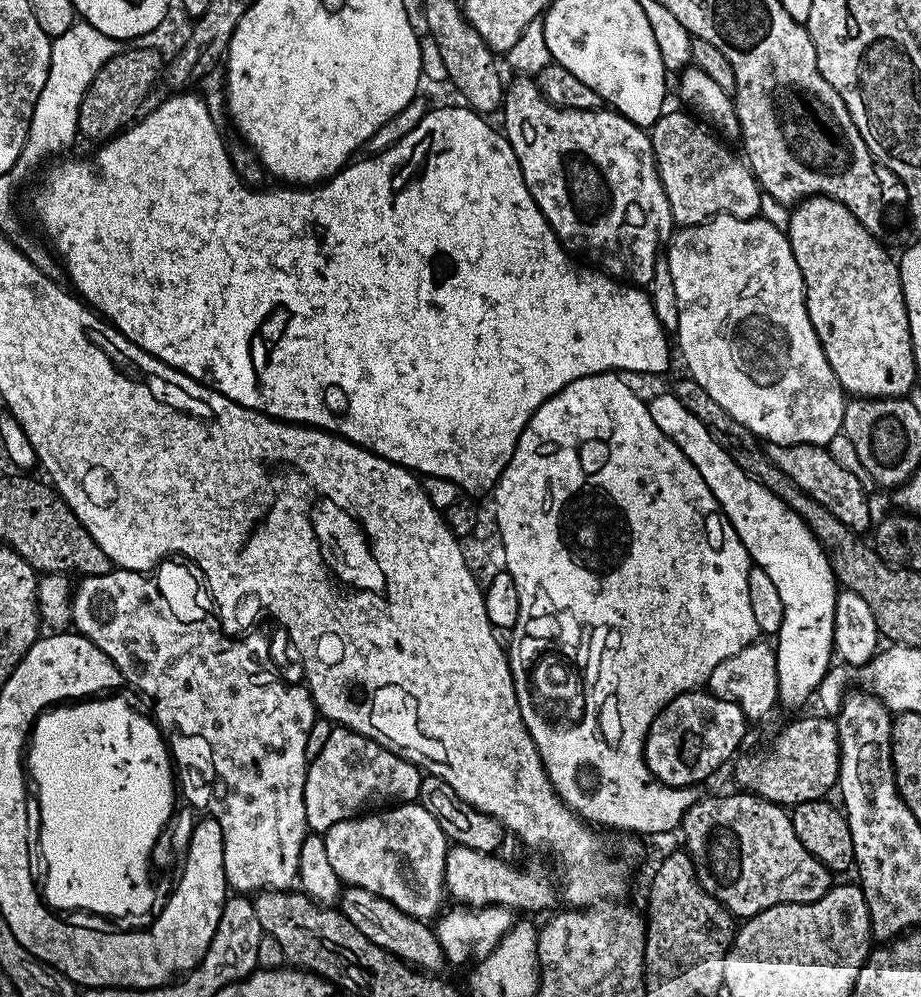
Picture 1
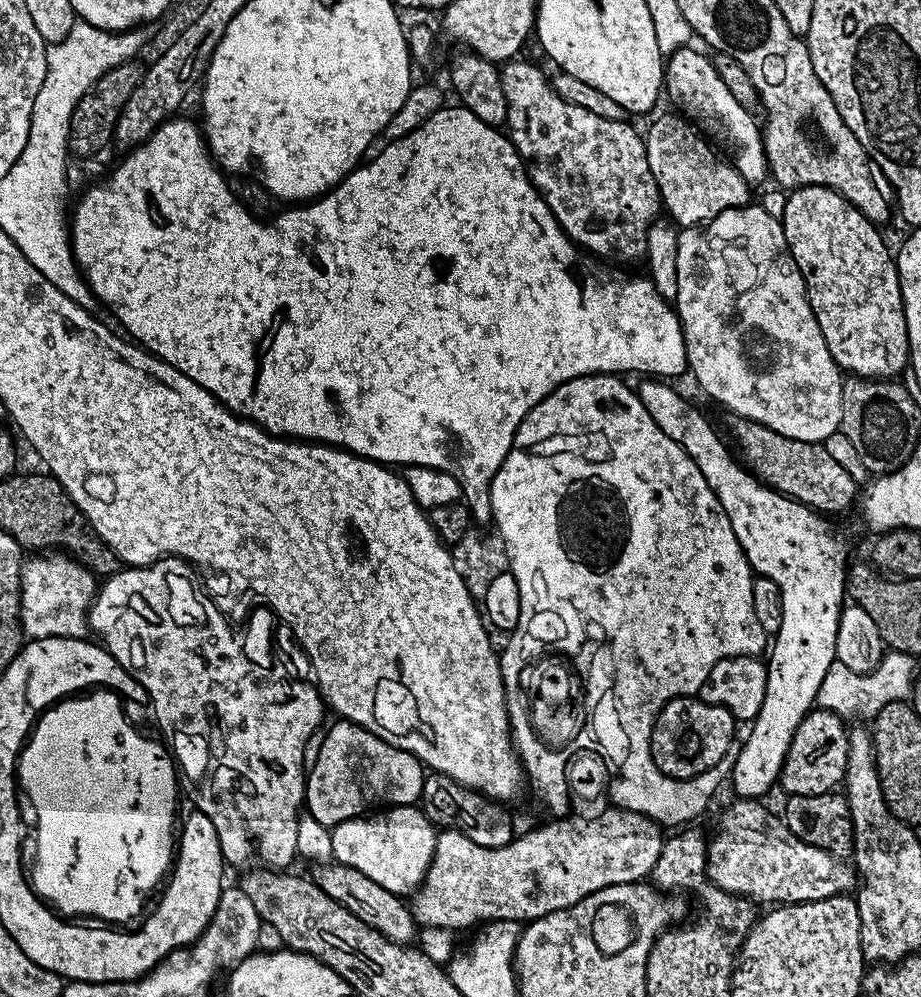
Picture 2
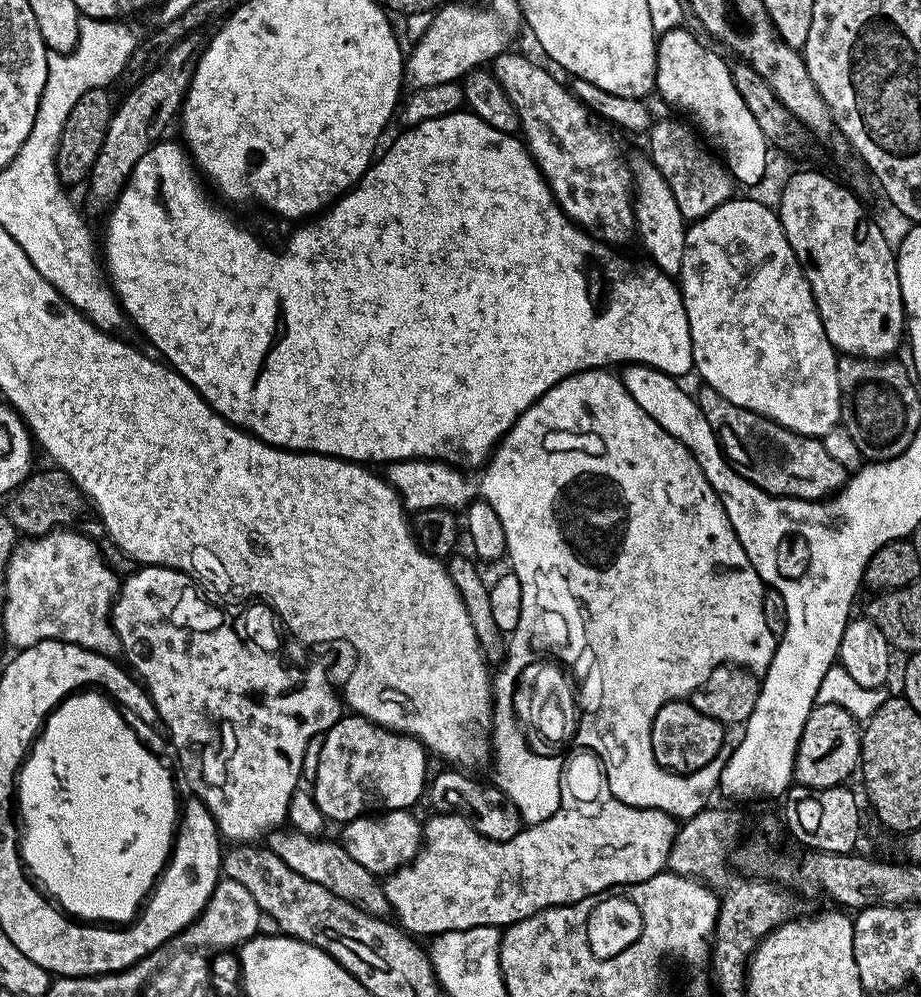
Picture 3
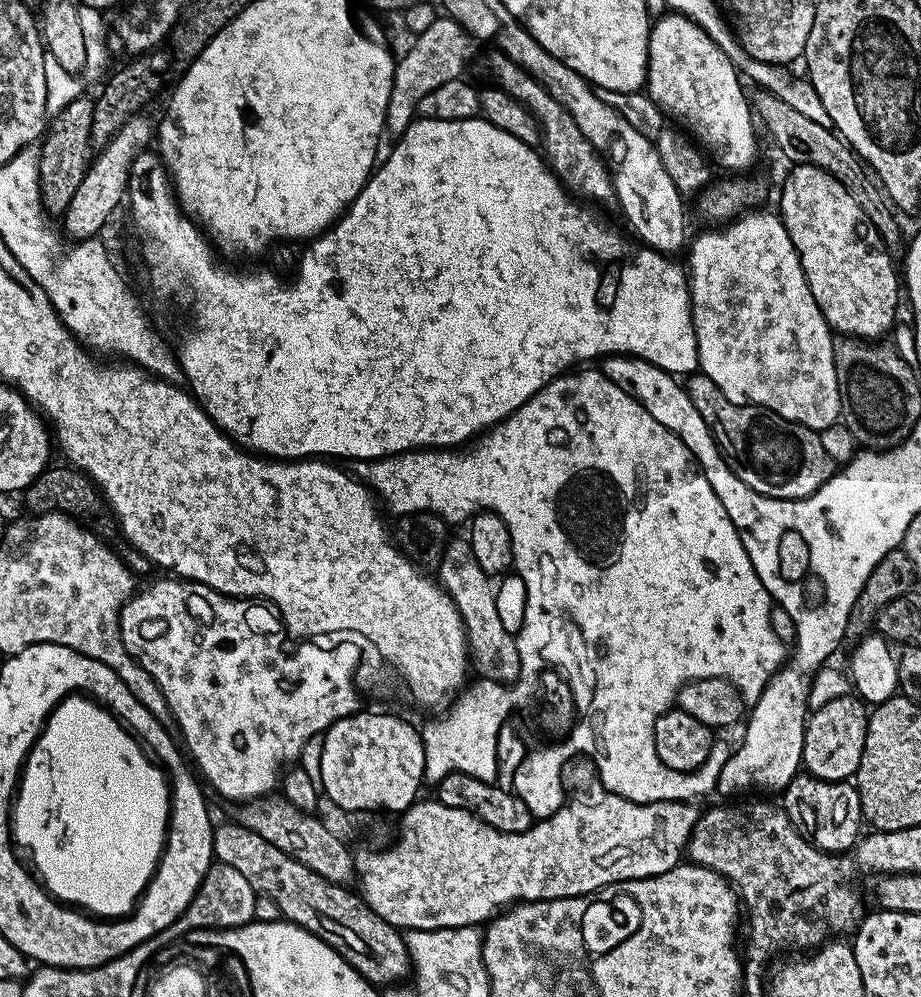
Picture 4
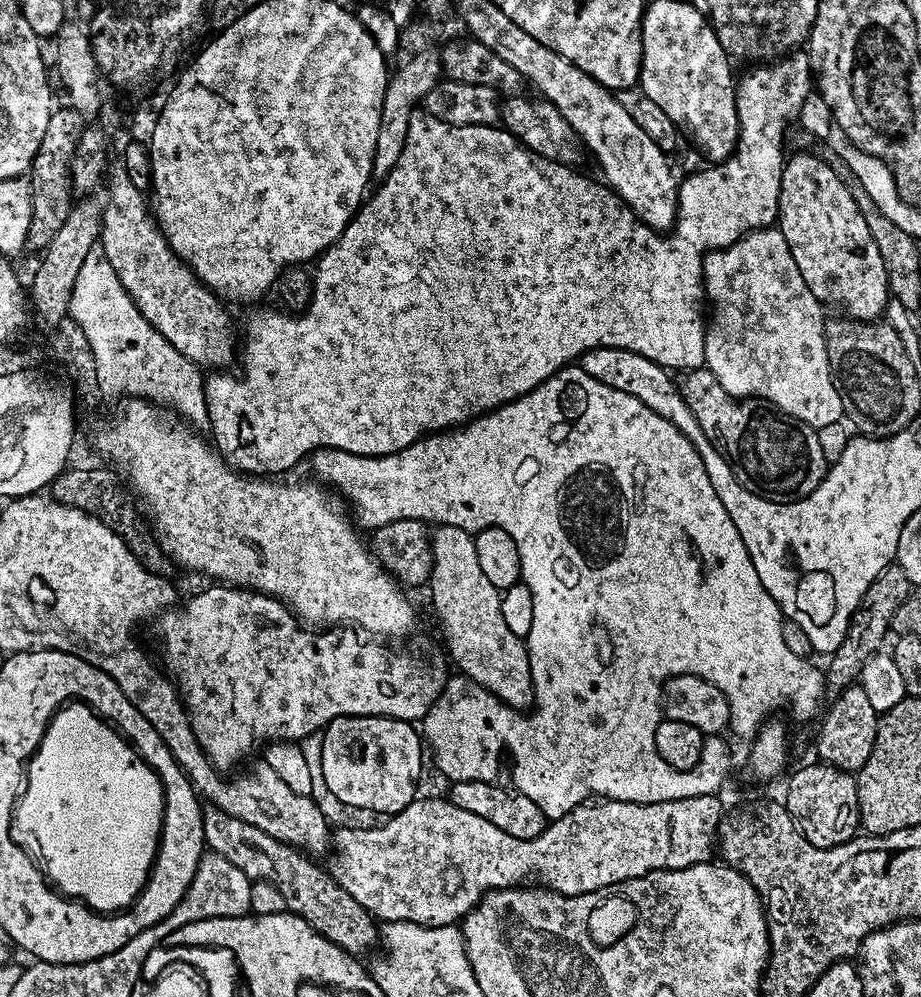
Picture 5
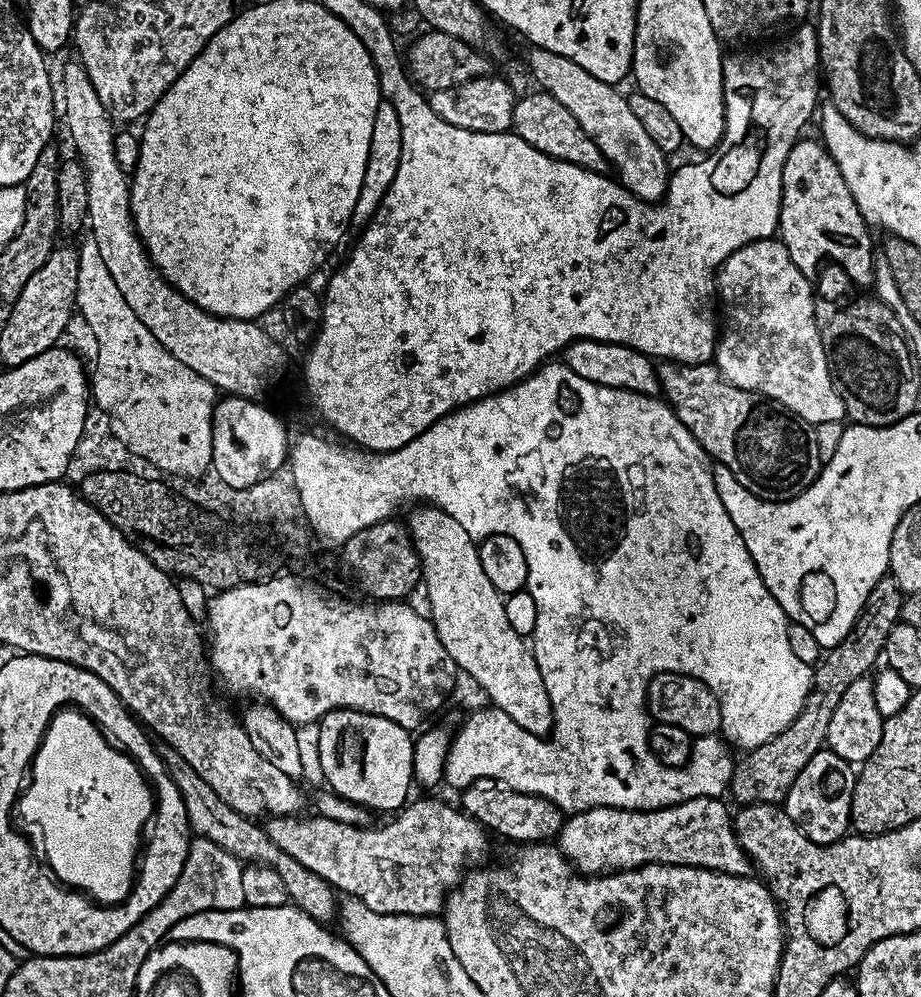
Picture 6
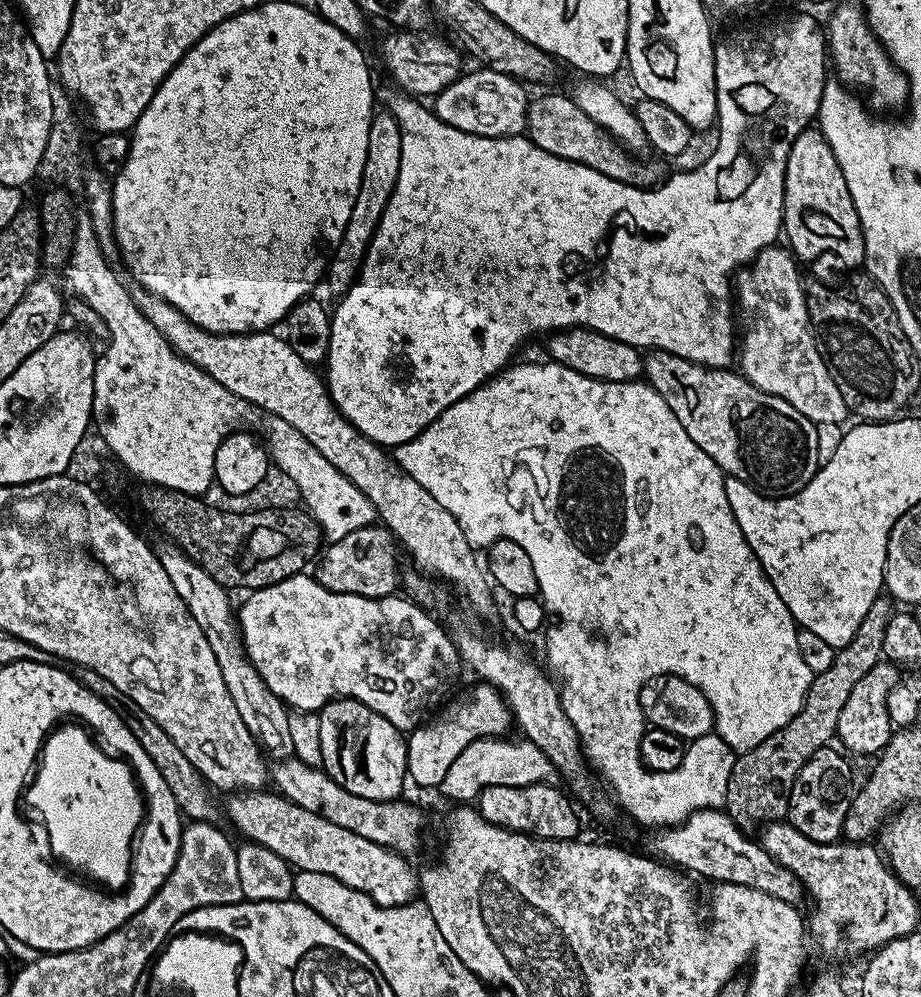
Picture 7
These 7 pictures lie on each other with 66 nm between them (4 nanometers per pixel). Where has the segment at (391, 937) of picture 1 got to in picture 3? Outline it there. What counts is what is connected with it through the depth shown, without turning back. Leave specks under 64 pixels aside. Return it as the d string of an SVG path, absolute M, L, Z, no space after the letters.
M273 830L266 837L267 847L271 848L290 870L302 874L310 882L318 882L318 886L326 886L330 894L358 906L369 916L381 918L389 915L388 899L384 893L383 883L378 879L377 873L366 870L362 862L354 862L350 854L346 854L343 843L324 840L320 836L307 836L295 830Z

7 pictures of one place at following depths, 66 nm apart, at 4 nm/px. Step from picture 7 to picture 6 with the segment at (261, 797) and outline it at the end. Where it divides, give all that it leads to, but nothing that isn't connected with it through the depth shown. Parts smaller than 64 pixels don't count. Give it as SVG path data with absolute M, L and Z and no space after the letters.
M415 800L382 828L347 824L319 814L303 820L297 814L271 817L266 831L290 858L302 862L337 893L361 900L370 910L391 916L435 917L443 913L445 900L464 879L468 860L472 866L483 861L490 836L459 807L451 808L444 800Z

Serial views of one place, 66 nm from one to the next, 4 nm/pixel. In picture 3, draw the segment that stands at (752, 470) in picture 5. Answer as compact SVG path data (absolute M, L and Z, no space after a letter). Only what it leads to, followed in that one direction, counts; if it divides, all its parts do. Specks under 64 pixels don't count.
M704 386L698 392L698 403L706 422L716 432L724 455L732 461L738 474L772 496L795 500L823 500L848 483L849 473L830 458L823 439L803 436L754 410L734 406L718 390Z

